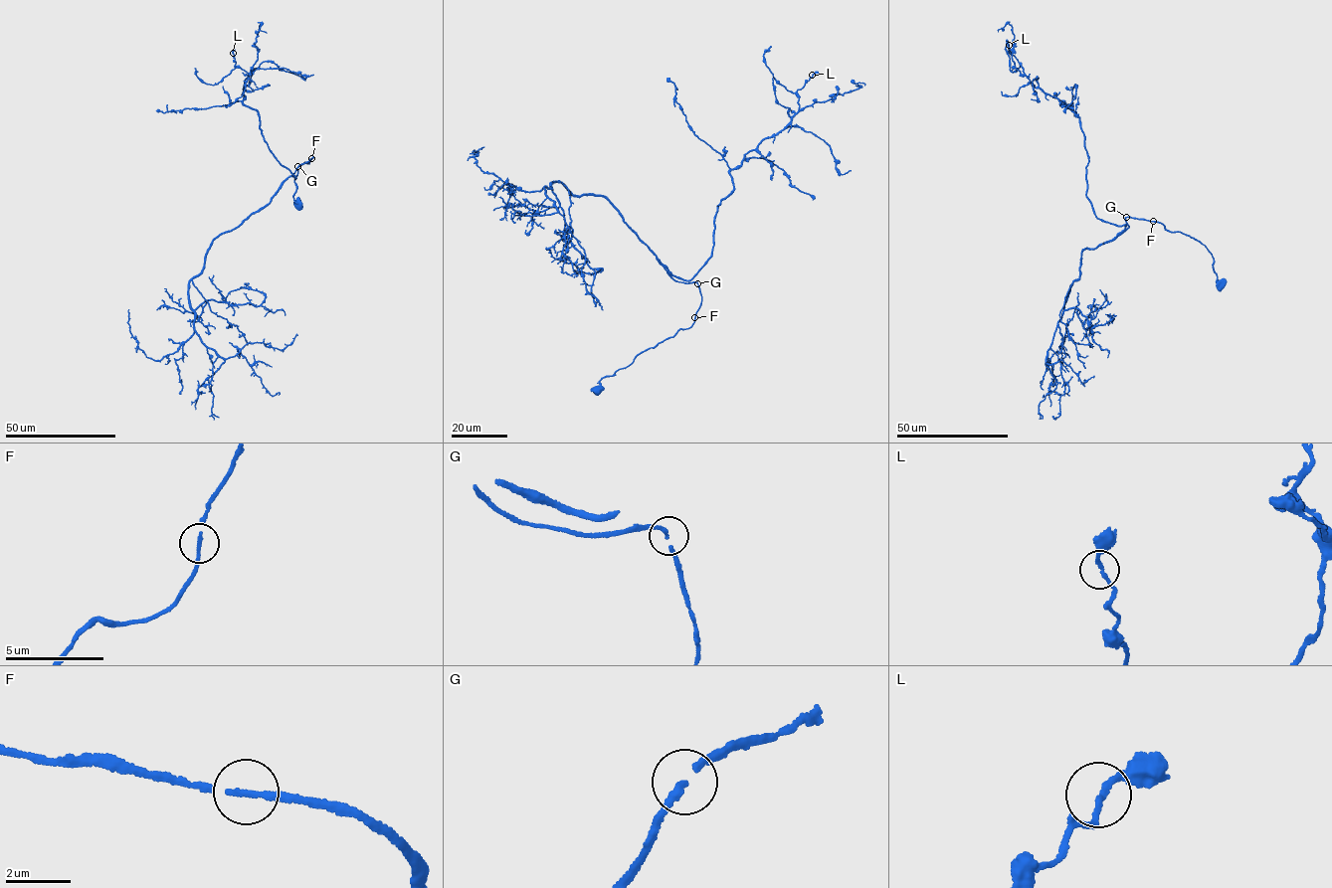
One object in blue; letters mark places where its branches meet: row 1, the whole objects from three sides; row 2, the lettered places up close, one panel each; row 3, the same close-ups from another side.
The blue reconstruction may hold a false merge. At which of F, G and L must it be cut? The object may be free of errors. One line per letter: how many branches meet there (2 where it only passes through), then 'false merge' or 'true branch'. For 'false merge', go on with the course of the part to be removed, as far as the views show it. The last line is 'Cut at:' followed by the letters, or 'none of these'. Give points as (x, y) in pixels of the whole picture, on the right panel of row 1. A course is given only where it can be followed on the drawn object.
F: 2 branches meet; true branch
G: 2 branches meet; true branch
L: 2 branches meet; true branch
Cut at: none of these

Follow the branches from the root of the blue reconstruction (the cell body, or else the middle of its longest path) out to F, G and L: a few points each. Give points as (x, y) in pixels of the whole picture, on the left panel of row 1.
F: (297, 203), (293, 196), (296, 188), (296, 169), (303, 163), (308, 164), (311, 158)
G: (297, 203), (293, 196), (296, 188), (296, 169), (303, 163), (308, 164), (313, 156), (297, 166)
L: (297, 203), (296, 169), (313, 156), (280, 187), (295, 177), (244, 104), (251, 80), (233, 53)

